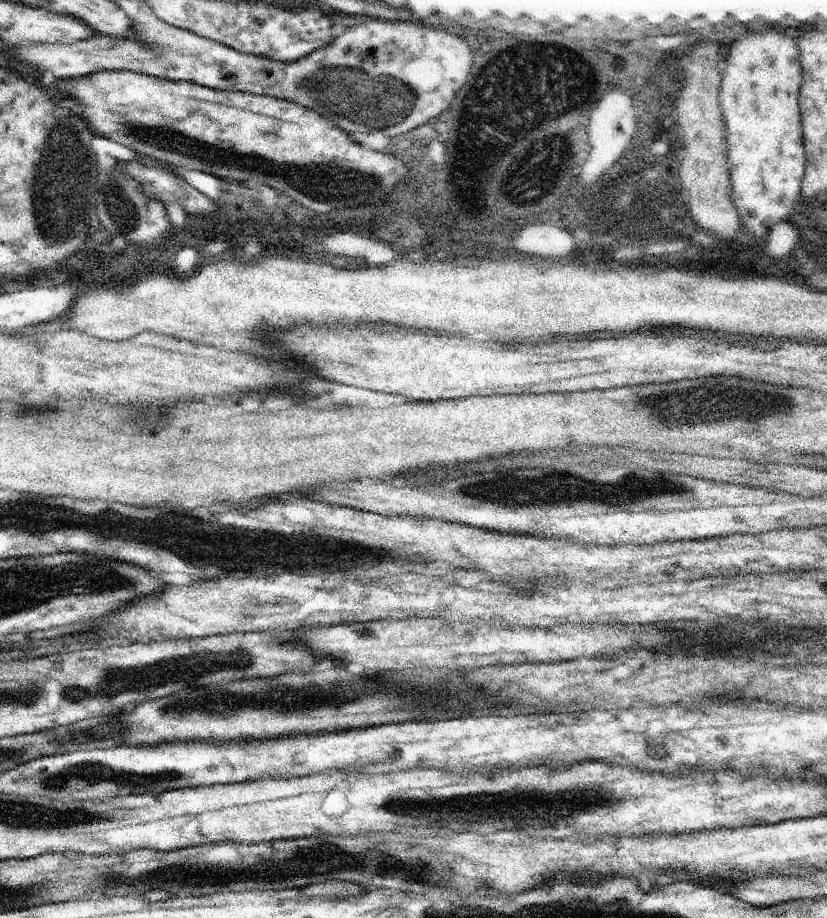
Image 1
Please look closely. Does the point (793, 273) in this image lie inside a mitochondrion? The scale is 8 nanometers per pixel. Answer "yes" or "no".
no

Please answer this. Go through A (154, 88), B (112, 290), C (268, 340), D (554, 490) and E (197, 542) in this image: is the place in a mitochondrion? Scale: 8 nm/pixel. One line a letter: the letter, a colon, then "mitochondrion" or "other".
A: other
B: other
C: other
D: mitochondrion
E: mitochondrion

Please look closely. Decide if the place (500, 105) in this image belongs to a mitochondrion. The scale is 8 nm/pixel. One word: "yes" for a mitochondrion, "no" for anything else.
yes

